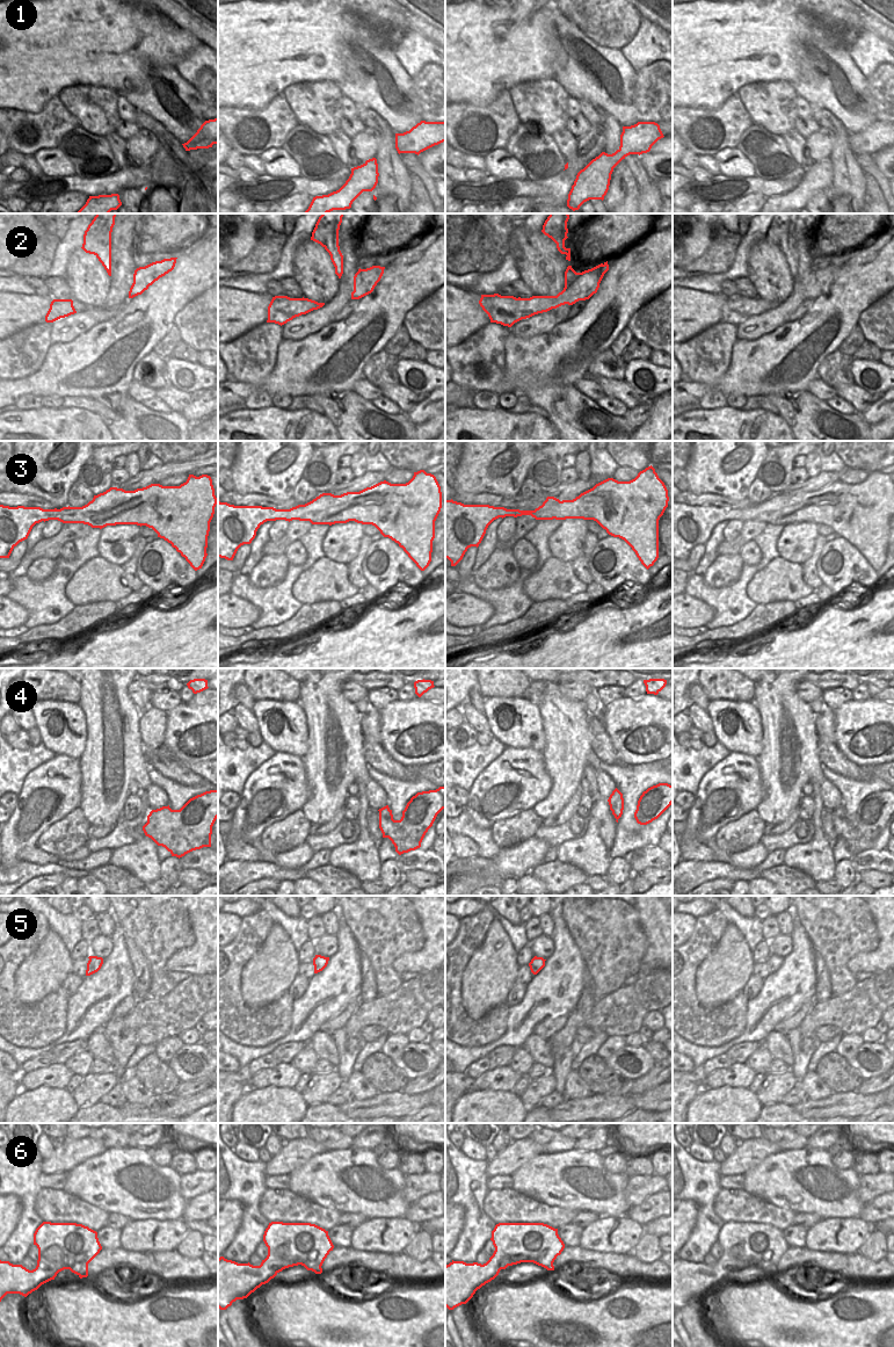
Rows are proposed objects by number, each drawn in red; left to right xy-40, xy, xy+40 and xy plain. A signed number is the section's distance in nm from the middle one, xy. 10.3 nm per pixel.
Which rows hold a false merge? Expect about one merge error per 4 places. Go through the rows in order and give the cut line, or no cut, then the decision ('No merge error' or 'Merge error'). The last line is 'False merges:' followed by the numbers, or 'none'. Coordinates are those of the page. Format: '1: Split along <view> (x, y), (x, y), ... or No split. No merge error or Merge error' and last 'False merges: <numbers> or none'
1: Split along xy+40 (612, 154), (601, 165), (590, 198). Merge error
2: No split. No merge error
3: No split. No merge error
4: Split along xy (385, 806), (389, 809). Merge error
5: No split. No merge error
6: No split. No merge error
False merges: 1, 4.

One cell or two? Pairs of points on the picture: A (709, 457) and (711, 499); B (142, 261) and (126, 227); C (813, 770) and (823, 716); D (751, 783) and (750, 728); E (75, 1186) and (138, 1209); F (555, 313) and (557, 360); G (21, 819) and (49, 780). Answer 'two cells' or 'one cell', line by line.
A: two cells
B: two cells
C: two cells
D: two cells
E: one cell
F: two cells
G: one cell

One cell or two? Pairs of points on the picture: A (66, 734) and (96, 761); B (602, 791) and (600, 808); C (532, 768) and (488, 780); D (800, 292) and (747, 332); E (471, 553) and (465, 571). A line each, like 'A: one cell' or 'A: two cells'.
A: two cells
B: two cells
C: one cell
D: one cell
E: one cell

